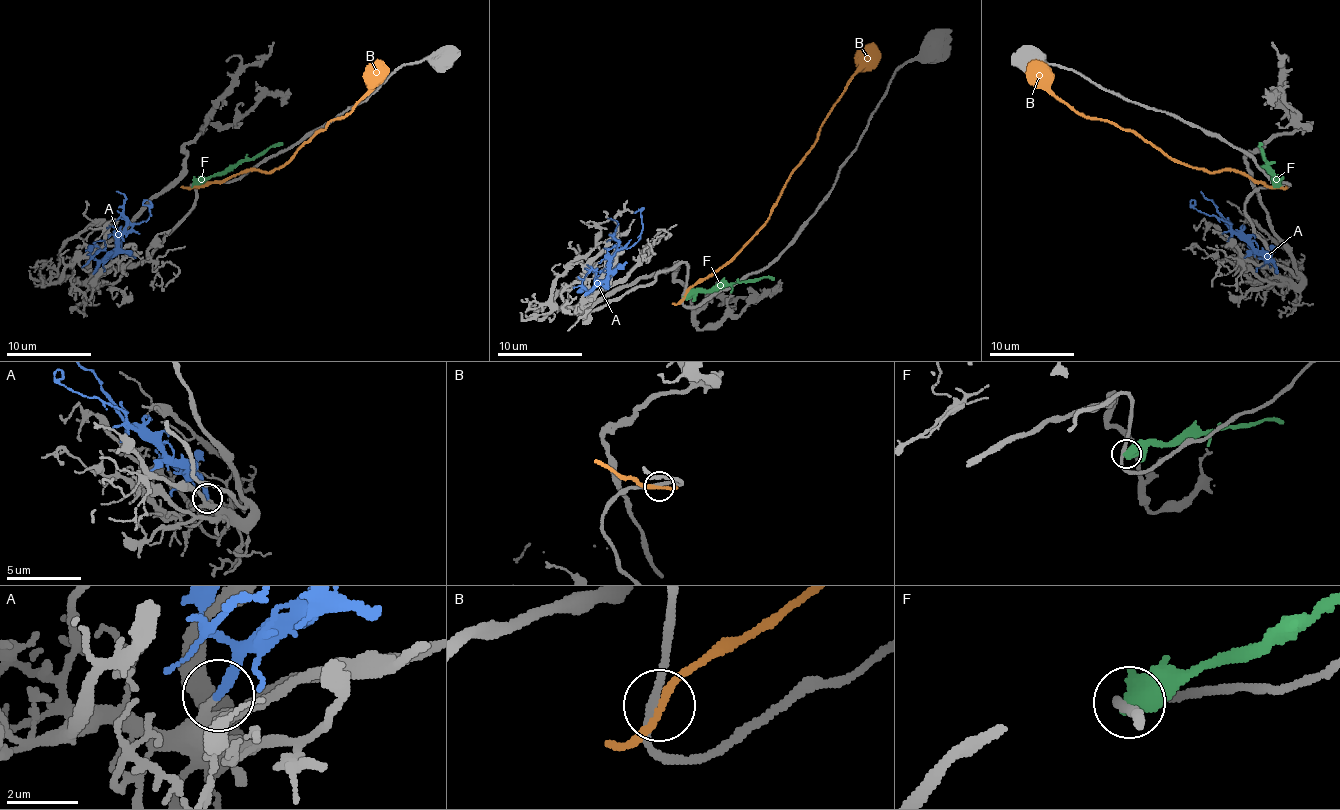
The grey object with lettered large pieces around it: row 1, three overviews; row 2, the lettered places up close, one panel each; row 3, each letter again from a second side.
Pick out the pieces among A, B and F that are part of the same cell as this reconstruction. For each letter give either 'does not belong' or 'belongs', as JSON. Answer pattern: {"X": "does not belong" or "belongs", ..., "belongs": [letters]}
{"A": "belongs", "B": "does not belong", "F": "does not belong", "belongs": ["A"]}

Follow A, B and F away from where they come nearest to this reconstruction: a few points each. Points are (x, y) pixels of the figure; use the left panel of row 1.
A: (94, 273), (94, 269), (116, 250), (116, 241), (135, 224), (151, 216), (147, 199)
B: (194, 186), (223, 182), (249, 169), (276, 169), (316, 131), (352, 108), (367, 91), (365, 74), (380, 60)
F: (194, 184), (255, 159), (283, 142)

